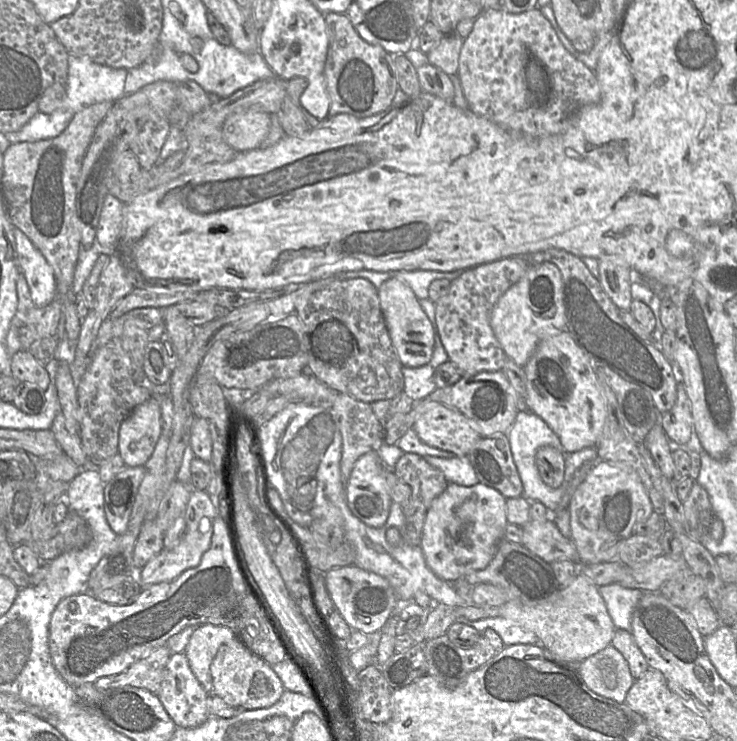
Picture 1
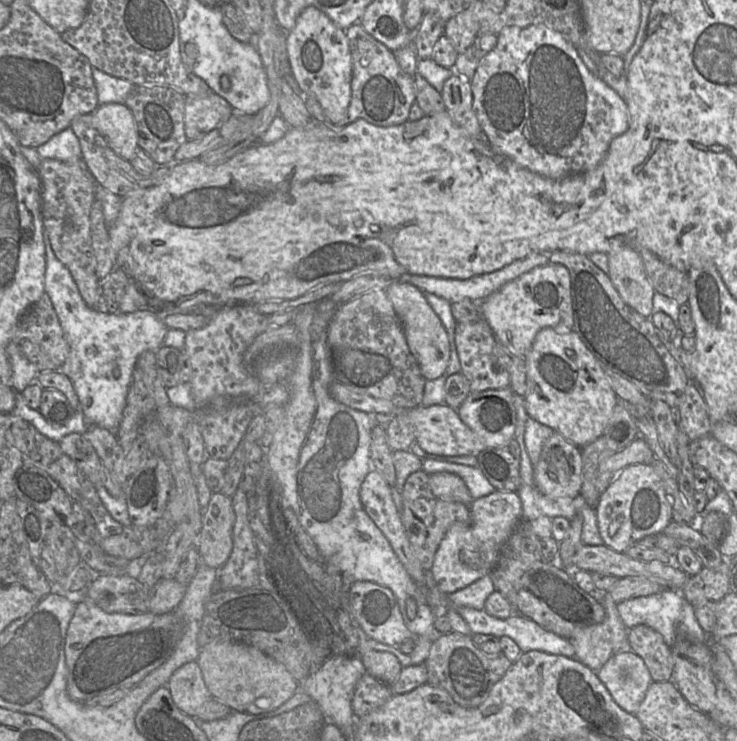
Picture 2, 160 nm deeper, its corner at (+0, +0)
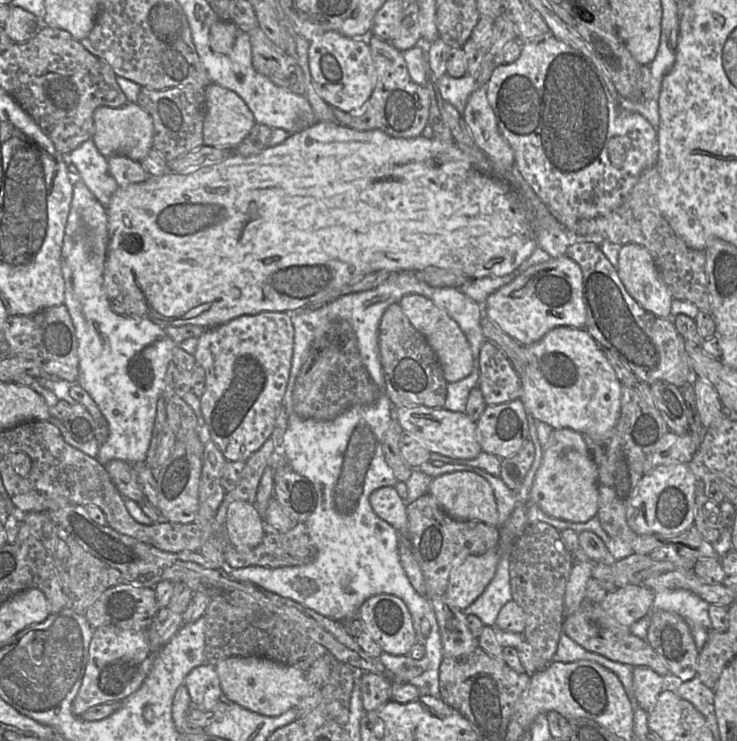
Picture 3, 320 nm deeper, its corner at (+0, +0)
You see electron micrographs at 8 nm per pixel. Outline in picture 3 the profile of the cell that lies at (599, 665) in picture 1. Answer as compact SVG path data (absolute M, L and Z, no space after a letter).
M636 666L633 668L633 699L636 707L649 712L659 694L663 692L663 677L651 668Z

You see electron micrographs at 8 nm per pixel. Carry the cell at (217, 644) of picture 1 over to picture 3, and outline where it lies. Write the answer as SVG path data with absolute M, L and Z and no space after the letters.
M249 656L230 657L214 667L220 679L223 698L263 716L279 716L295 707L308 694L306 673L296 666Z

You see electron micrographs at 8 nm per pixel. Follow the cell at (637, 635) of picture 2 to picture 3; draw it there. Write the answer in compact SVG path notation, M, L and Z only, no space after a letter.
M662 610L652 611L646 641L666 661L671 675L682 681L688 681L697 676L697 659L700 650L695 645L688 624L680 615Z

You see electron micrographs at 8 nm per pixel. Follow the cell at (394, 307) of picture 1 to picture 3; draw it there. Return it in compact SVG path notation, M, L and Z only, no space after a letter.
M408 294L401 298L398 305L413 327L427 340L436 353L448 383L462 380L473 370L473 355L469 342L459 325L444 310L430 299L419 294Z

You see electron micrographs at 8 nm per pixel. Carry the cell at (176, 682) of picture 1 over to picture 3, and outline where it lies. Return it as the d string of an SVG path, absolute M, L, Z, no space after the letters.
M210 664L194 668L185 678L183 686L189 692L191 707L209 709L224 699L219 676Z

